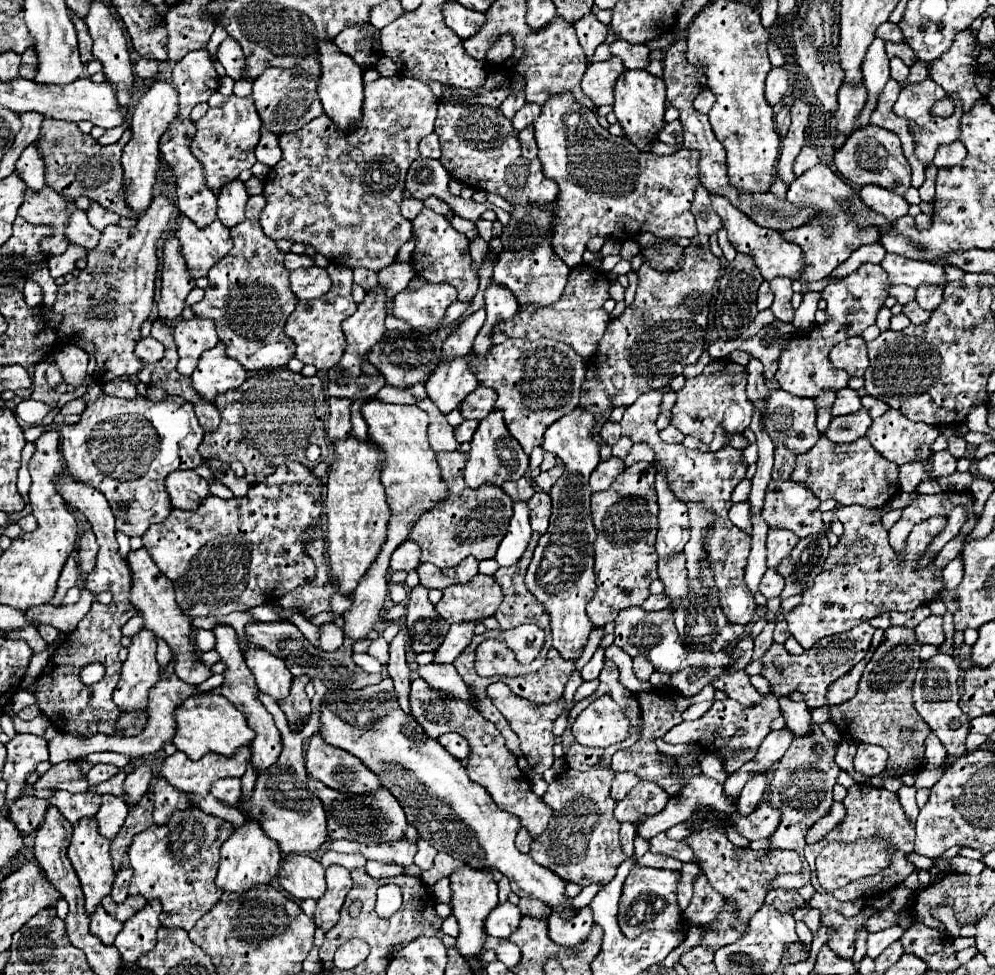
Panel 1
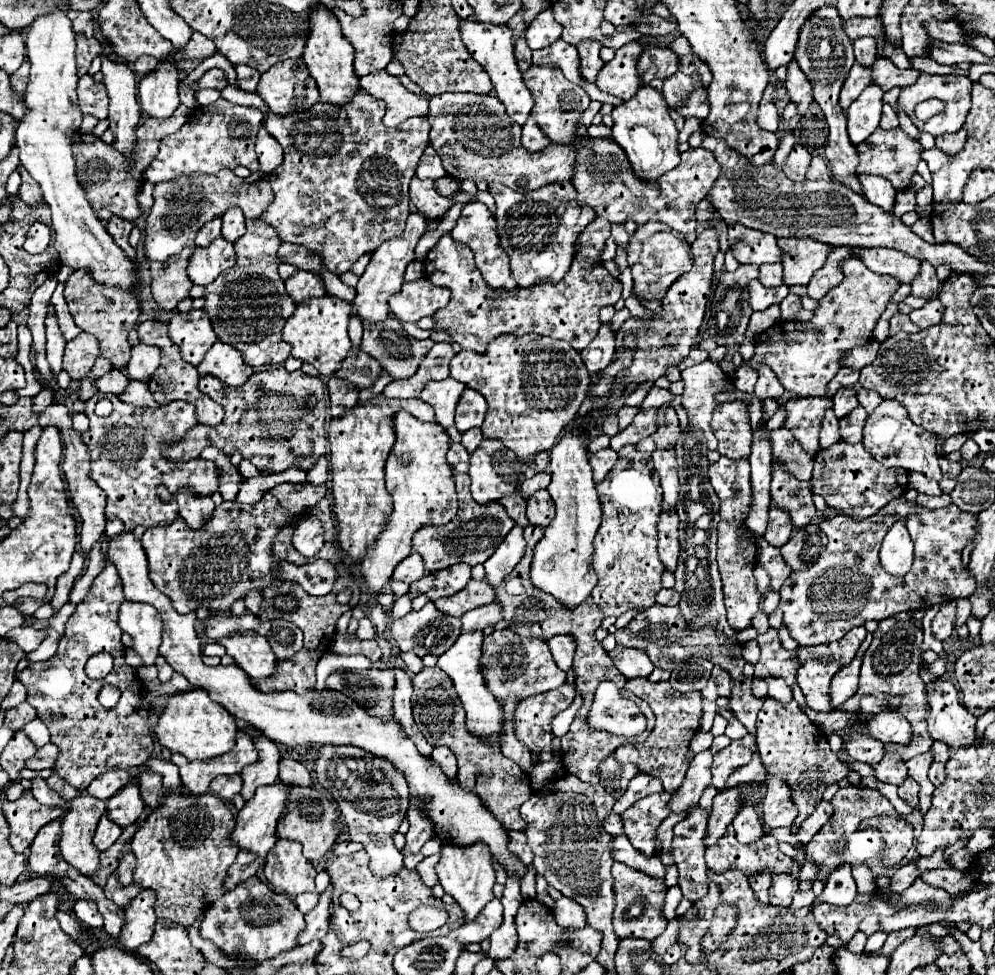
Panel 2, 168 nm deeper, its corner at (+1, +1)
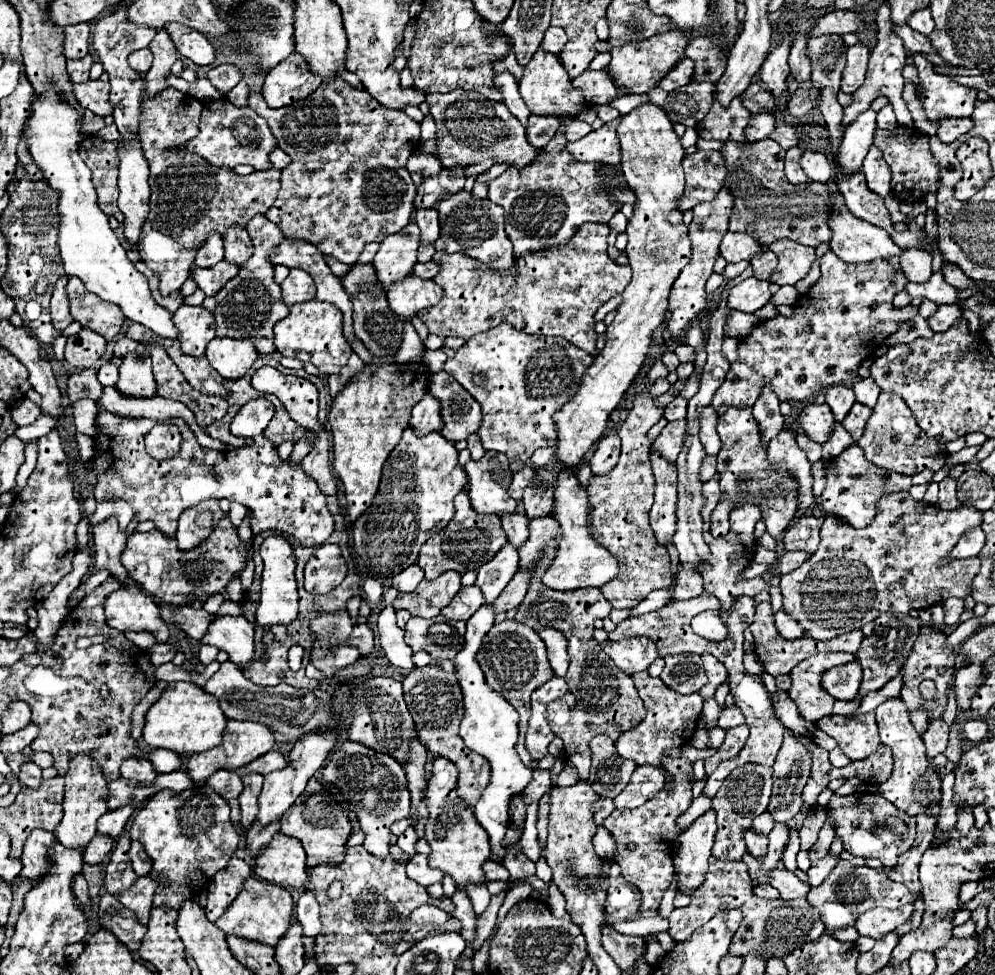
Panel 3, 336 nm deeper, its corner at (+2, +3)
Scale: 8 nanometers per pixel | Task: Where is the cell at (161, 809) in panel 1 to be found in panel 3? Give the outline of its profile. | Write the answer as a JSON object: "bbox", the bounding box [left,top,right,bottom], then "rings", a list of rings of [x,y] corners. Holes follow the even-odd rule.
{"bbox":[121,758,155,784],"rings":[[[127,758],[123,764],[121,764],[121,776],[123,778],[133,778],[141,784],[151,784],[155,780],[155,772],[153,772],[153,766],[149,764],[149,760],[145,758]]]}

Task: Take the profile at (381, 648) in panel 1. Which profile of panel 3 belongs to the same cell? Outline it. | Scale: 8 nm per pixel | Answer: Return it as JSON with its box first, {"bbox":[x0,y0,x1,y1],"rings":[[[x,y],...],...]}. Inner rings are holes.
{"bbox":[351,624,373,656],"rings":[[[355,624],[353,626],[353,636],[351,636],[351,644],[359,650],[361,656],[371,654],[373,650],[373,630],[367,624]]]}

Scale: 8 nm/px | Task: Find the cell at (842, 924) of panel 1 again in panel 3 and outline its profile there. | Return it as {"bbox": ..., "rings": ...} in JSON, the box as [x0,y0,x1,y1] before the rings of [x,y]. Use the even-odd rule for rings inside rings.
{"bbox":[807,860,915,930],"rings":[[[839,860],[837,866],[831,870],[831,874],[823,880],[823,884],[809,890],[807,900],[821,912],[821,920],[827,926],[827,930],[839,930],[853,926],[855,920],[869,908],[899,908],[907,902],[913,902],[915,896],[905,886],[901,886],[899,894],[899,884],[891,882],[881,870],[869,866],[853,866],[849,860]],[[845,902],[857,902],[857,904],[845,904]]]}

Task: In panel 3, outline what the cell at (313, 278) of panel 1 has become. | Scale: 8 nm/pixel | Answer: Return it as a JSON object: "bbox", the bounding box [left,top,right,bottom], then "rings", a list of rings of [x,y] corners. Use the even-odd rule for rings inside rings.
{"bbox":[281,270,315,306],"rings":[[[291,270],[285,282],[281,284],[281,290],[283,290],[283,302],[287,306],[315,298],[313,278],[305,270]]]}

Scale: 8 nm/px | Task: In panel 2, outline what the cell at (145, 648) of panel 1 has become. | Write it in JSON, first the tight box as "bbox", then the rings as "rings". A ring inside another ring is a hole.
{"bbox":[118,602,162,666],"rings":[[[124,602],[118,618],[120,628],[132,636],[132,650],[142,658],[142,666],[152,666],[158,656],[162,622],[150,604]]]}

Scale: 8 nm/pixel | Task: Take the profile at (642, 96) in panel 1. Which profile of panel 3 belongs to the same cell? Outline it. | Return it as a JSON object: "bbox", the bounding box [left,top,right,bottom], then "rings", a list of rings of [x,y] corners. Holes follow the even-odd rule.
{"bbox":[553,102,691,468],"rings":[[[649,102],[625,114],[617,134],[623,156],[621,170],[629,188],[637,196],[633,216],[629,218],[625,230],[629,236],[625,252],[629,256],[633,278],[621,294],[623,302],[615,310],[615,320],[607,328],[605,348],[585,370],[575,396],[553,416],[557,428],[555,458],[565,468],[577,468],[591,446],[603,436],[609,414],[617,408],[633,378],[641,370],[641,364],[651,346],[653,332],[665,320],[667,298],[673,282],[677,280],[681,268],[691,260],[691,242],[687,236],[687,226],[683,224],[683,214],[679,210],[679,198],[683,196],[685,186],[681,168],[685,150],[673,130],[671,120],[659,106]]]}

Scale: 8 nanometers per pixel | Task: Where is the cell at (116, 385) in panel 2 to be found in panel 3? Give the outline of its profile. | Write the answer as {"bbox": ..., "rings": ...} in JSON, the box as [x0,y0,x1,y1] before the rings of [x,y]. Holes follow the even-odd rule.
{"bbox":[97,362,117,386],"rings":[[[103,362],[97,370],[97,378],[103,386],[115,386],[115,382],[117,382],[117,364]]]}

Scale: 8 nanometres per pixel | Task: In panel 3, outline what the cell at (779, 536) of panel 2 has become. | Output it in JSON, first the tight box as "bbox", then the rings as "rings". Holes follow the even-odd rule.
{"bbox":[711,408,797,538],"rings":[[[729,408],[725,416],[719,416],[717,432],[721,436],[721,450],[717,454],[717,474],[721,484],[721,502],[711,512],[713,536],[727,534],[727,520],[733,510],[733,498],[753,498],[753,504],[761,508],[767,532],[777,538],[783,534],[797,514],[797,480],[789,472],[777,472],[767,460],[767,448],[761,442],[761,430],[751,410]]]}

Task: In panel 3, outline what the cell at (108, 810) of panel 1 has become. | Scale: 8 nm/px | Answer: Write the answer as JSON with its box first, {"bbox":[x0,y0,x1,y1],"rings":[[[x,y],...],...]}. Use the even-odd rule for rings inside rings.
{"bbox":[83,836,113,864],"rings":[[[93,836],[89,846],[83,852],[85,864],[101,864],[105,862],[107,854],[113,850],[113,838],[109,836]]]}

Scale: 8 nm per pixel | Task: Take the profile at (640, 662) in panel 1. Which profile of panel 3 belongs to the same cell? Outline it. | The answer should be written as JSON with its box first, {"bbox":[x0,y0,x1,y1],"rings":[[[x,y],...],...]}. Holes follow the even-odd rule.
{"bbox":[601,636,657,674],"rings":[[[635,636],[629,640],[621,640],[621,642],[607,640],[601,644],[601,648],[627,674],[647,670],[649,664],[657,658],[655,642],[647,640],[645,636]]]}

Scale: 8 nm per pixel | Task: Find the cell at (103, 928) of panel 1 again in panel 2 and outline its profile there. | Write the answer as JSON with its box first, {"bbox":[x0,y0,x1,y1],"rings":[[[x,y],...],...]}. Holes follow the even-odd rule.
{"bbox":[74,900,104,930],"rings":[[[78,900],[76,906],[74,906],[74,912],[76,912],[78,920],[80,920],[84,926],[88,926],[88,928],[98,928],[98,930],[104,928],[104,924],[102,924],[102,914],[98,912],[96,902],[92,902],[92,900]]]}

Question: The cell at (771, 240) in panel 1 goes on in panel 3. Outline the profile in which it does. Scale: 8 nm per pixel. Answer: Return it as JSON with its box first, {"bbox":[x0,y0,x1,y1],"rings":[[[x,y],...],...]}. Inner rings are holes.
{"bbox":[719,232,763,264],"rings":[[[727,232],[721,240],[721,246],[719,246],[719,254],[727,262],[733,262],[733,264],[741,262],[741,260],[751,260],[761,250],[763,248],[757,248],[757,244],[753,244],[751,236],[733,234],[733,232]]]}

